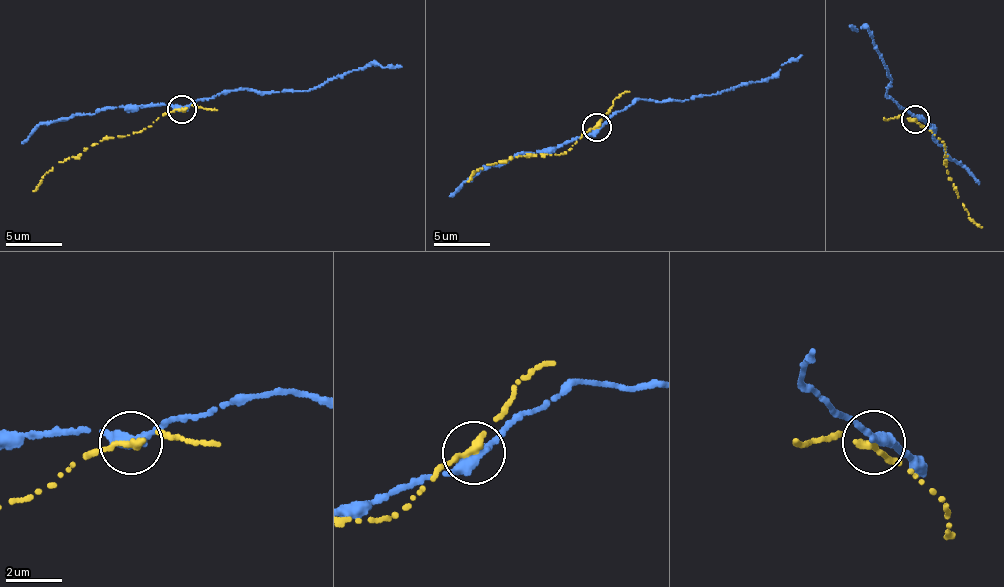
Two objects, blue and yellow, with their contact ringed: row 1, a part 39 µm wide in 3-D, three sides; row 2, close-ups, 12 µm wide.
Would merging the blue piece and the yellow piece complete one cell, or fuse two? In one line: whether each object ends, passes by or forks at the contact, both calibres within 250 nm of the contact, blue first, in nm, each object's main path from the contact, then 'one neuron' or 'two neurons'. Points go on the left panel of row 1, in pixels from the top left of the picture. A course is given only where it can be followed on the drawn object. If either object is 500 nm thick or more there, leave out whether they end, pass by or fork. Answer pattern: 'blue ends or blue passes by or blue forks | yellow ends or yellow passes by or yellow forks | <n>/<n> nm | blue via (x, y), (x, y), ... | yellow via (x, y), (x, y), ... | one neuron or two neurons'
500/320 nm | blue via (181, 107), (227, 90), (307, 90), (346, 72), (376, 63), (401, 67) | yellow via (181, 109), (162, 113), (137, 133), (103, 138), (75, 157), (58, 161), (32, 190) | two neurons

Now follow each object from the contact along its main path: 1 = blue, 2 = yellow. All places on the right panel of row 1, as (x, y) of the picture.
1: (914, 117), (886, 94), (892, 78), (873, 42), (872, 34), (863, 27), (849, 27)
2: (914, 120), (926, 126), (946, 147), (944, 164), (958, 197), (981, 227)

